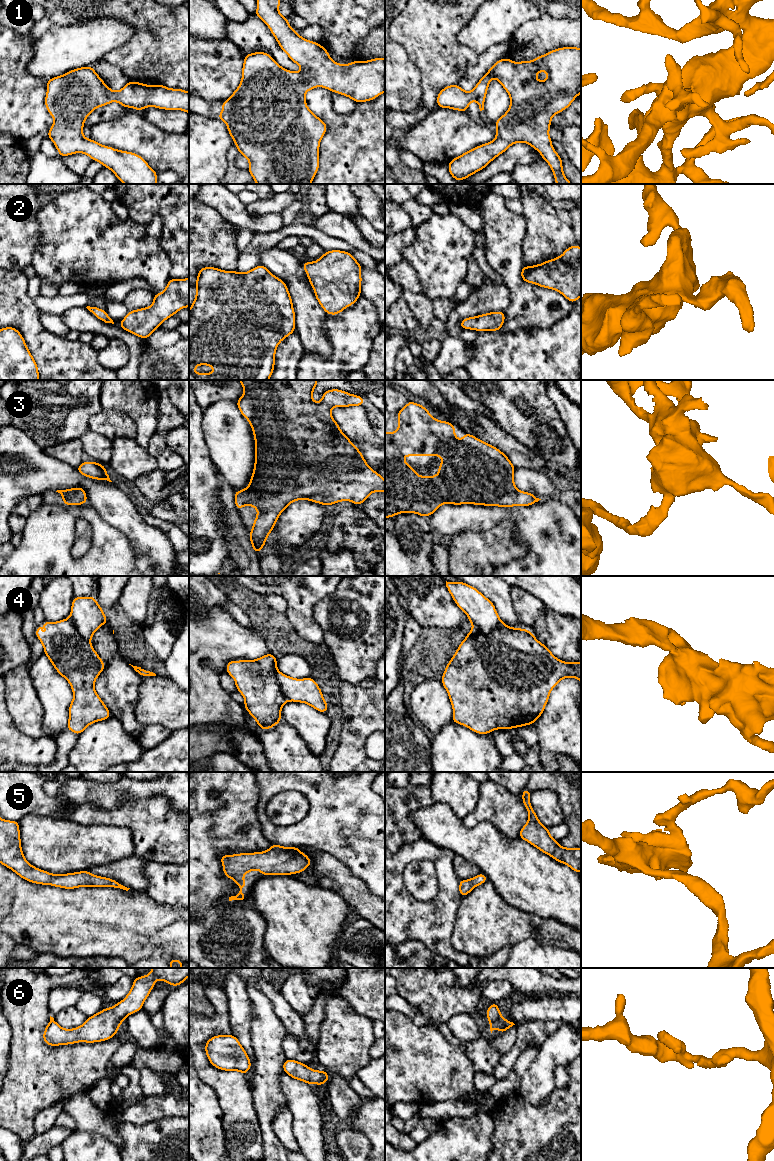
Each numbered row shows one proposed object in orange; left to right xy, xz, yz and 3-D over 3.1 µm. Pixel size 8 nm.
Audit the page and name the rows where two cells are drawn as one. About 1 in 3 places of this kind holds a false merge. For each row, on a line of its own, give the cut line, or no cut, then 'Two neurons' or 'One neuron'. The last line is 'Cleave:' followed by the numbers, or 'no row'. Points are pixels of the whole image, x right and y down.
1: No split. One neuron
2: No split. One neuron
3: No split. One neuron
4: No split. One neuron
5: No split. One neuron
6: No split. One neuron
Cleave: no row

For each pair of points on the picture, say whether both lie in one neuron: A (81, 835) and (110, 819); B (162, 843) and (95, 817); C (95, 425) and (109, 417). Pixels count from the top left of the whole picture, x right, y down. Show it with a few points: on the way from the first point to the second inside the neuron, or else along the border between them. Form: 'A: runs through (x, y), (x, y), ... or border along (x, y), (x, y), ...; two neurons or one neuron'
A: border along (78, 822), (83, 824), (124, 826); two neurons
B: runs through (145, 826), (136, 817), (112, 817); one neuron
C: runs through (98, 423), (103, 423), (106, 420); one neuron

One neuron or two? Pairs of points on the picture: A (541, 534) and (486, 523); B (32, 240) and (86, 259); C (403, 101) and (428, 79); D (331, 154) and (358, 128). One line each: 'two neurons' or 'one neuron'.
A: one neuron
B: two neurons
C: two neurons
D: one neuron

